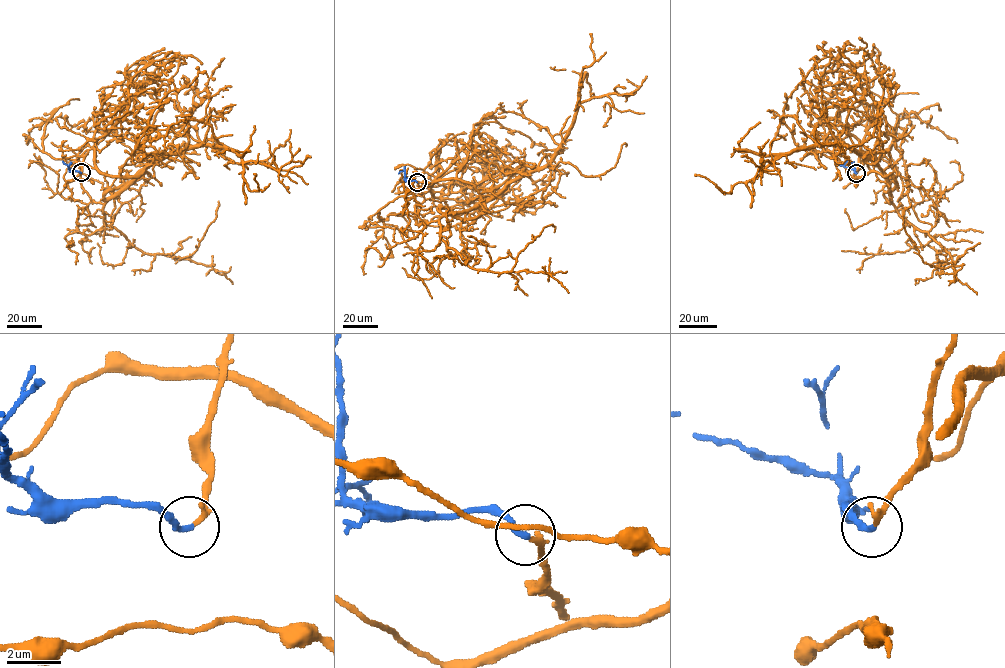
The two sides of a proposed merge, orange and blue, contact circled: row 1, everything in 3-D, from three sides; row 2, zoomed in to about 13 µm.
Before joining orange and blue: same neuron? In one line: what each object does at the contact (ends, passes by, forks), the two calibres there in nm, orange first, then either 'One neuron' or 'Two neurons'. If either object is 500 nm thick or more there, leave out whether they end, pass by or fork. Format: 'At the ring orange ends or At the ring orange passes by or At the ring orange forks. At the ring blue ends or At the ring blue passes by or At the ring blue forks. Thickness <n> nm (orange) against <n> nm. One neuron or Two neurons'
At the ring orange ends. At the ring blue ends. Thickness 220 nm (orange) against 240 nm. One neuron

